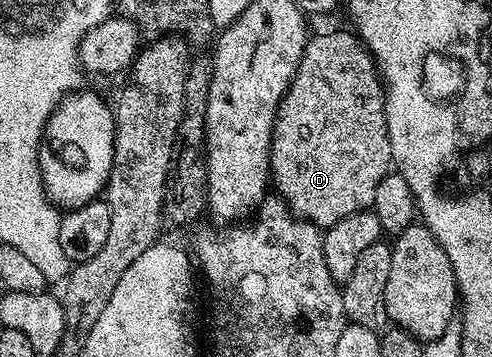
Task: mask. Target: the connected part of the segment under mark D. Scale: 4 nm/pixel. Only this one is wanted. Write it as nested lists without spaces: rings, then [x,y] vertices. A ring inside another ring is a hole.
[[[347,31],[324,32],[321,36],[313,35],[309,39],[307,46],[304,47],[302,58],[298,62],[298,70],[278,106],[276,124],[272,127],[272,149],[268,166],[275,195],[282,197],[288,203],[289,210],[299,220],[308,220],[321,230],[334,226],[334,222],[342,222],[342,218],[350,218],[350,214],[369,211],[374,202],[374,193],[378,191],[378,182],[382,182],[382,178],[386,178],[393,167],[390,138],[386,130],[386,114],[384,113],[384,86],[376,71],[376,62],[355,31]]]

